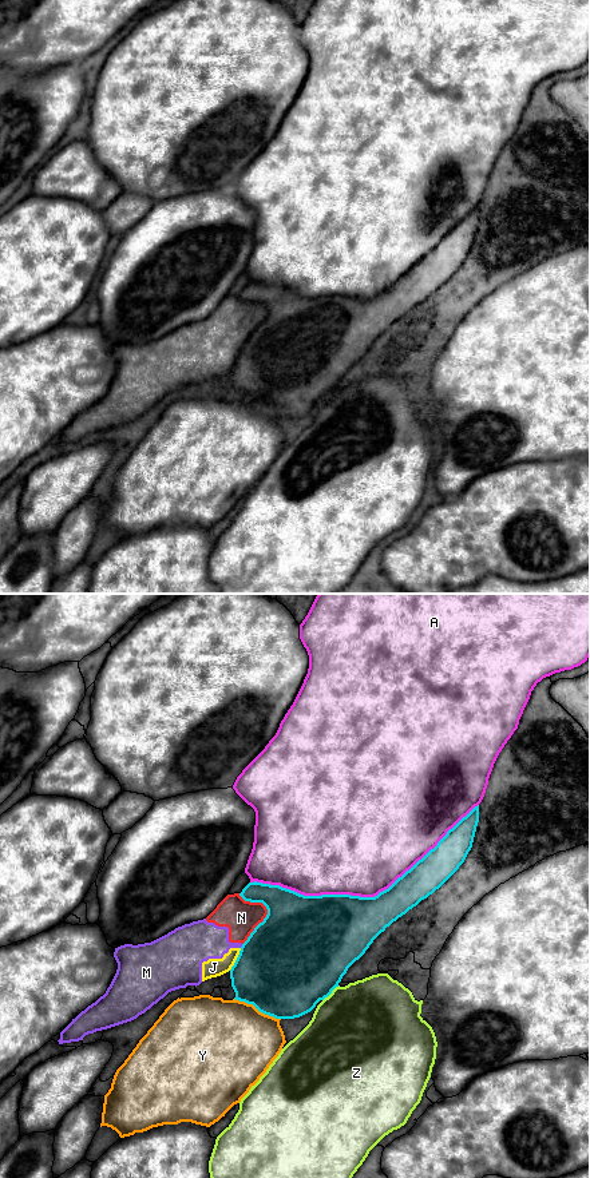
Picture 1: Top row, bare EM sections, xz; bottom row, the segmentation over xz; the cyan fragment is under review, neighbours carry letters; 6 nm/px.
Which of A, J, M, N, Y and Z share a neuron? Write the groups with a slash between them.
A / J M N / Y / Z

